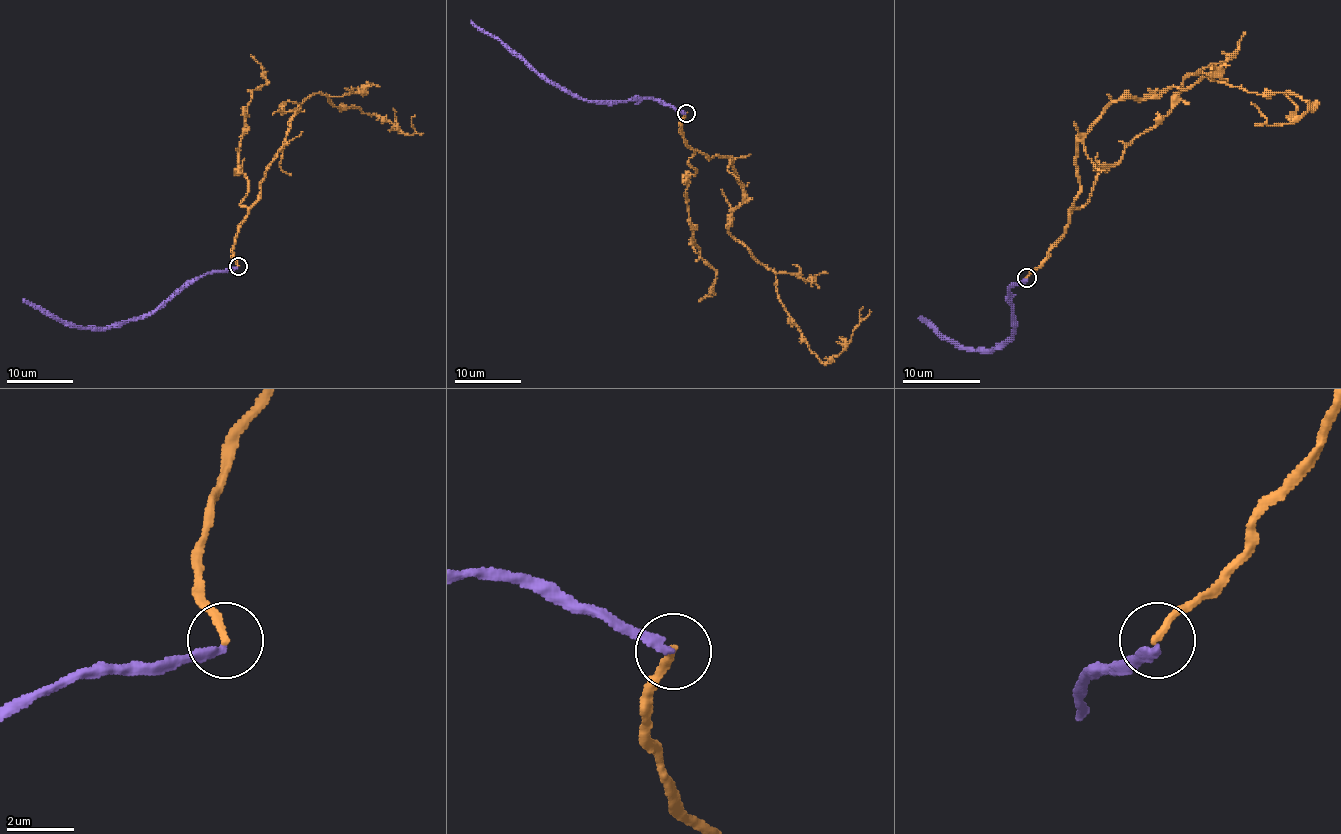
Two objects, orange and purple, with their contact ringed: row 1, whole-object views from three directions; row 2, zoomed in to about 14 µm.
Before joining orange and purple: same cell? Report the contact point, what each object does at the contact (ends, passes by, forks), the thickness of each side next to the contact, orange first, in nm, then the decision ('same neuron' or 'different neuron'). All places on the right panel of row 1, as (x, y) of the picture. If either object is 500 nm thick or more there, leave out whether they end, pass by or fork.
at (1027, 278); orange ends there; purple ends there; 200 nm thick on the orange side, 240 nm on the other; different neuron

